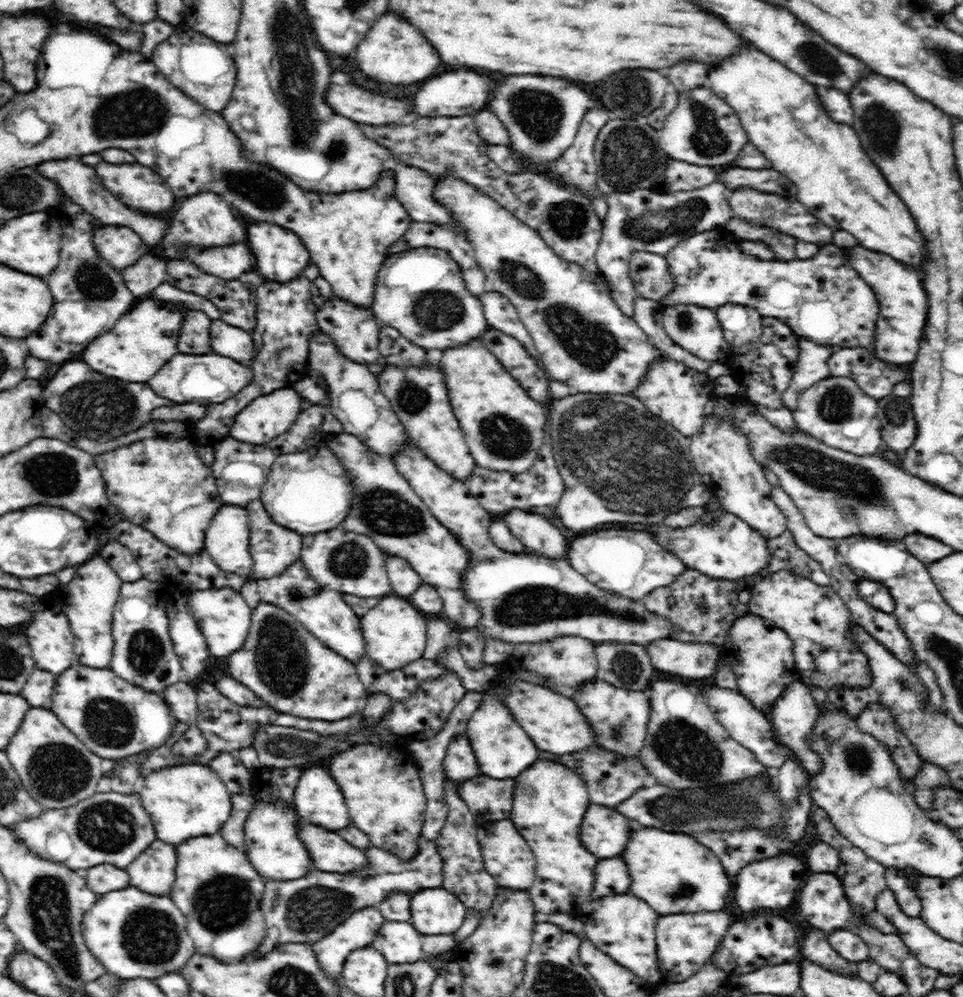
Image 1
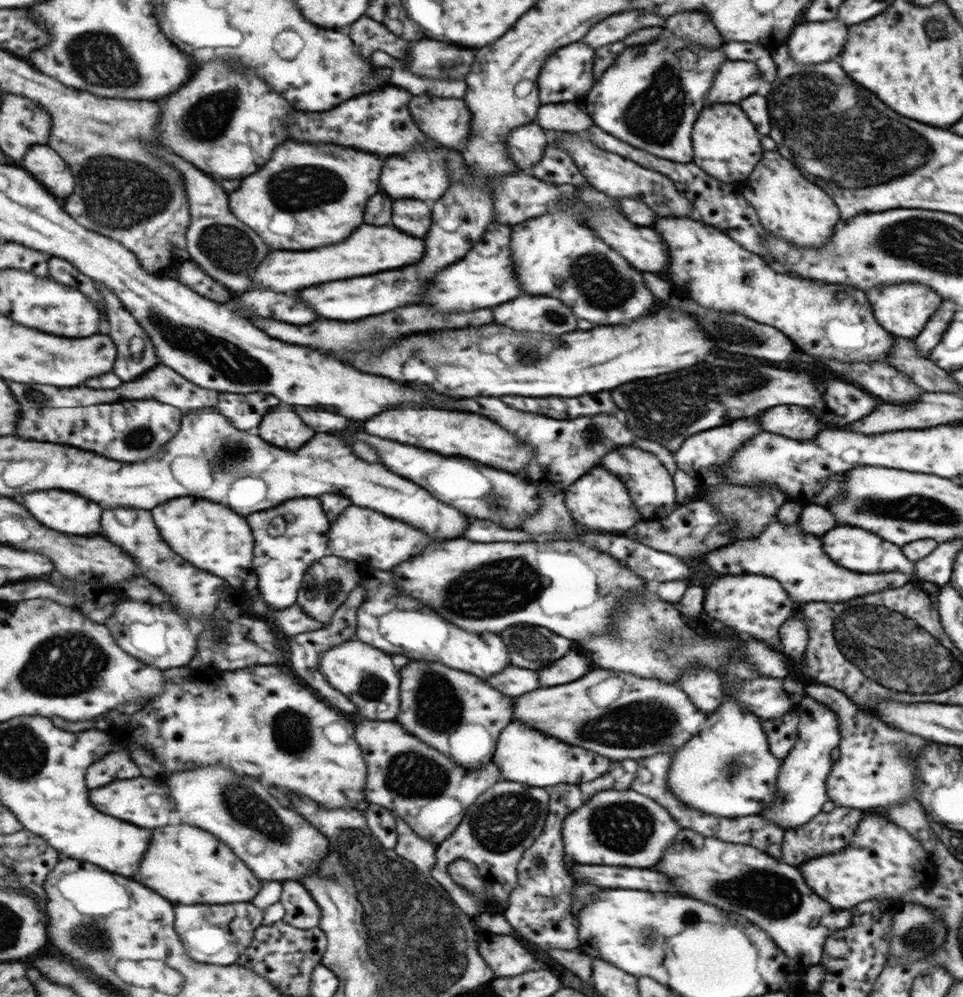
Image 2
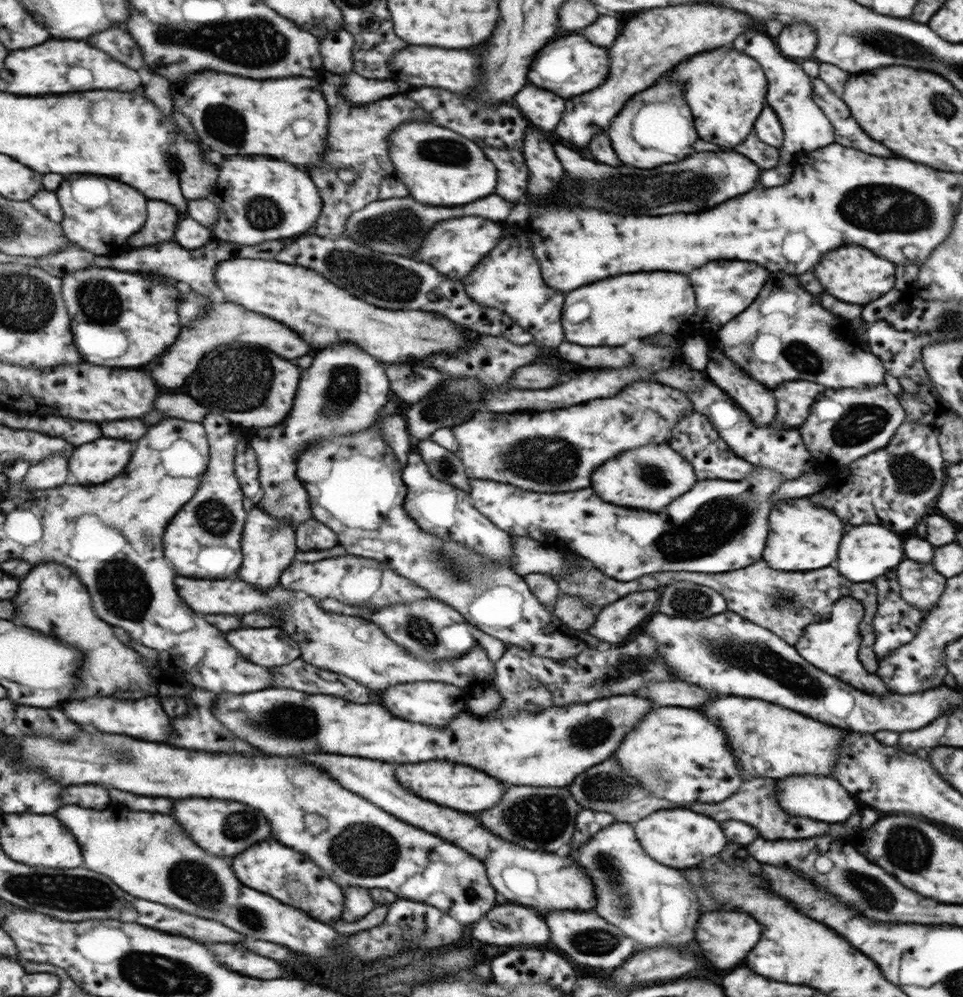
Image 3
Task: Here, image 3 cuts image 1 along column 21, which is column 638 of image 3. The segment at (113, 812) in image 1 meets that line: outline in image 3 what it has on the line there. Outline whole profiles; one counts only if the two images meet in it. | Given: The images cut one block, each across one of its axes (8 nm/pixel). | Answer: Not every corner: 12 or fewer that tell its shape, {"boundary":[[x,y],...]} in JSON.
{"boundary":[[659,810],[635,824],[659,864],[695,867],[727,840],[711,818]]}

